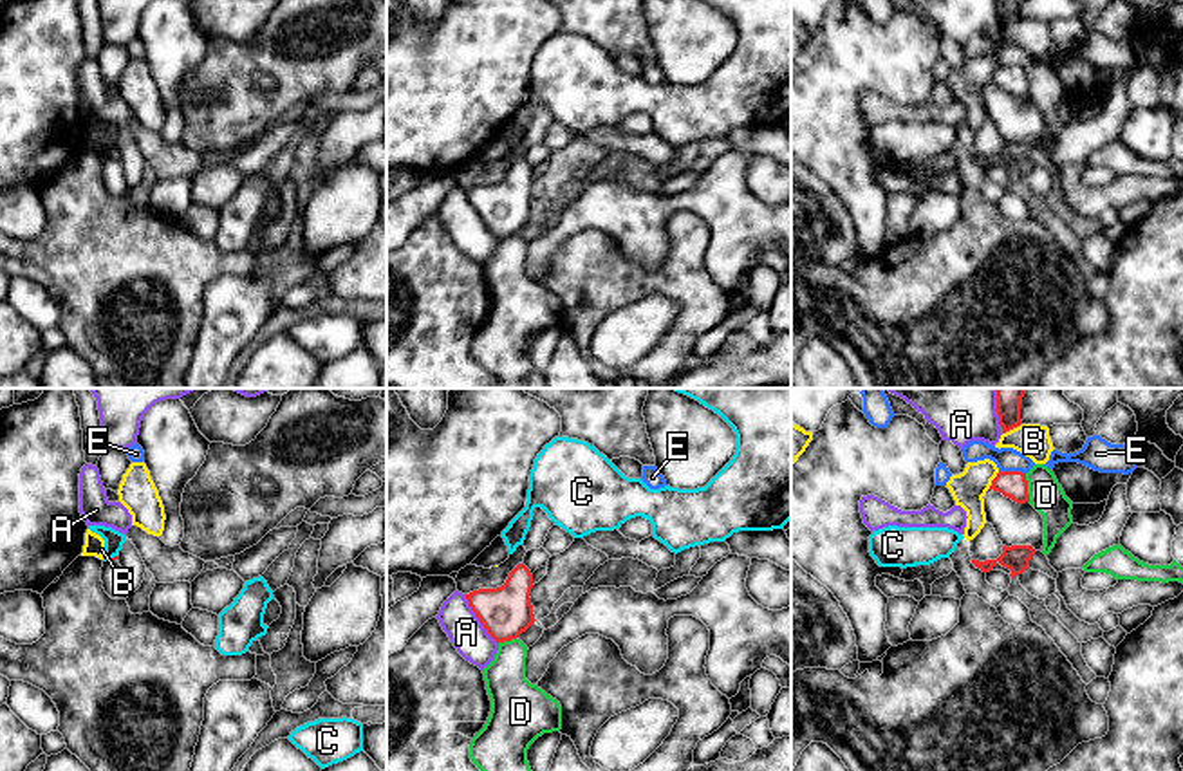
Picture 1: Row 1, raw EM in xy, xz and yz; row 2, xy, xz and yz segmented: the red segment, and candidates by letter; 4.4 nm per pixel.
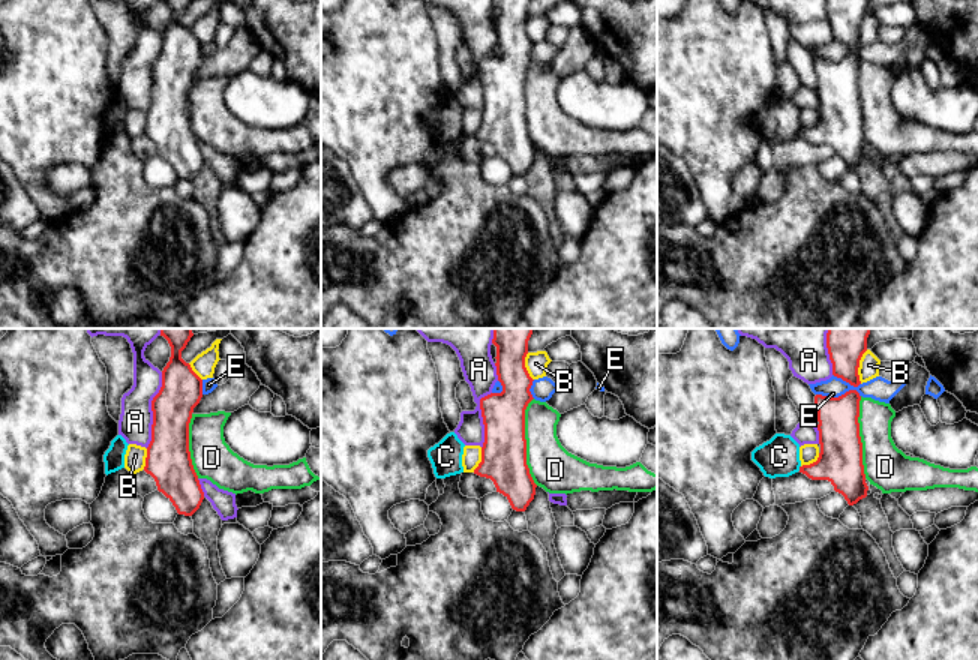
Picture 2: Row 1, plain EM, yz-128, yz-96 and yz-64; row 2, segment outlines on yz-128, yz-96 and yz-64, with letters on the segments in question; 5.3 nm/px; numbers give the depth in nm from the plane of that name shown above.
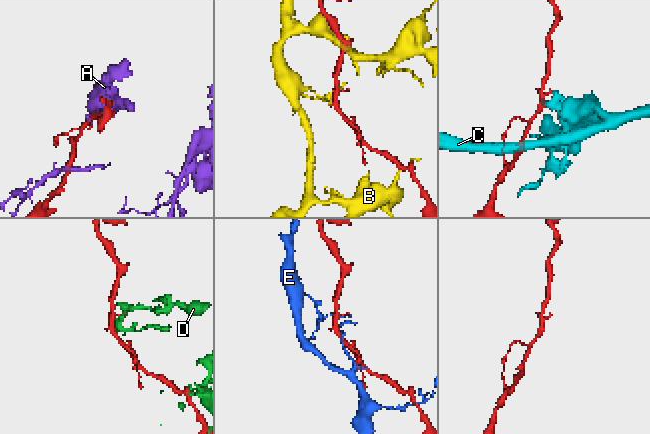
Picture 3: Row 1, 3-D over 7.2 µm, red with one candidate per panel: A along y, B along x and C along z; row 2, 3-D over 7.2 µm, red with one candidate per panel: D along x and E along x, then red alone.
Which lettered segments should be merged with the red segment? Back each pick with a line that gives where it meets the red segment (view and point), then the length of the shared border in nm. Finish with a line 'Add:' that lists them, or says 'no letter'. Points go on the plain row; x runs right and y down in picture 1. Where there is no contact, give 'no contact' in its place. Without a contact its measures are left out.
Add: no letter

